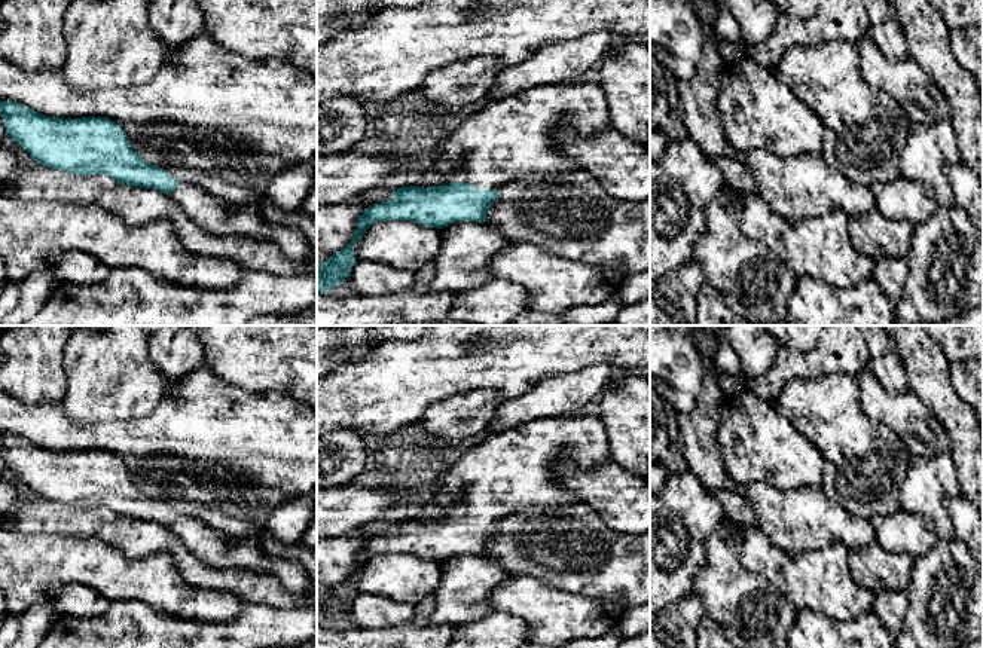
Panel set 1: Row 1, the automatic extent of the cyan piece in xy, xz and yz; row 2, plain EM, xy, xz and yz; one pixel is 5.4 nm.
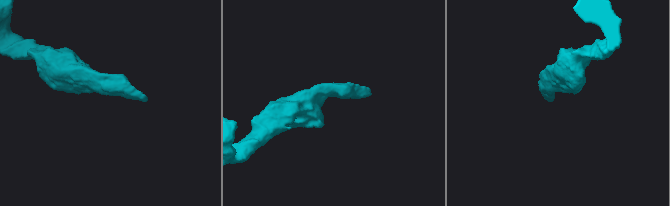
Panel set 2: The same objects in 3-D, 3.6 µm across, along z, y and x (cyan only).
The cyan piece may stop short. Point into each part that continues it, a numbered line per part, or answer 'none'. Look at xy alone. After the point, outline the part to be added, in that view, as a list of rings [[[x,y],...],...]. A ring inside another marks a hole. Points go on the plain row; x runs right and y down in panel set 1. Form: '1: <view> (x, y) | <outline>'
1: xy (211, 546) | [[[180,516],[170,529],[183,541],[189,551],[216,568],[268,572],[278,577],[284,587],[293,593],[306,592],[312,584],[300,563],[274,557],[265,551],[260,545],[259,534],[231,537],[189,516]]]

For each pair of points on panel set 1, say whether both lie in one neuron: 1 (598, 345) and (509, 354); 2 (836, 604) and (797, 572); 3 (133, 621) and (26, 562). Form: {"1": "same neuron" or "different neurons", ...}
{"1": "same neuron", "2": "same neuron", "3": "different neurons"}

